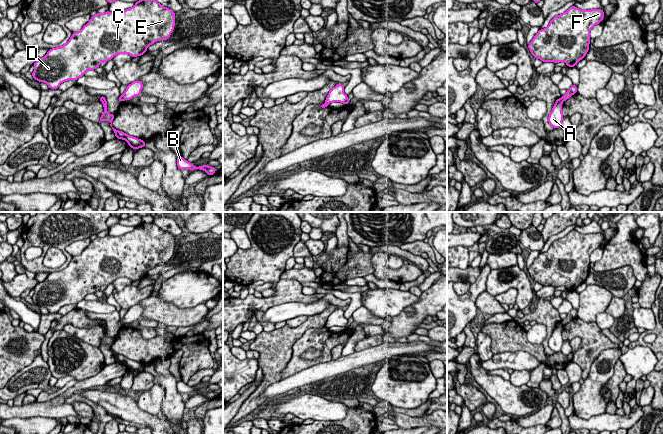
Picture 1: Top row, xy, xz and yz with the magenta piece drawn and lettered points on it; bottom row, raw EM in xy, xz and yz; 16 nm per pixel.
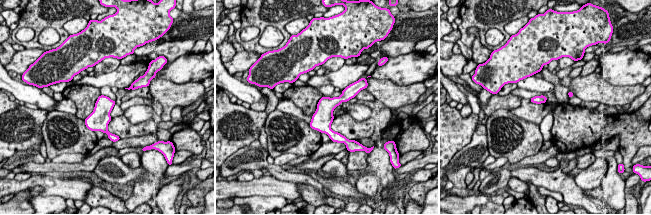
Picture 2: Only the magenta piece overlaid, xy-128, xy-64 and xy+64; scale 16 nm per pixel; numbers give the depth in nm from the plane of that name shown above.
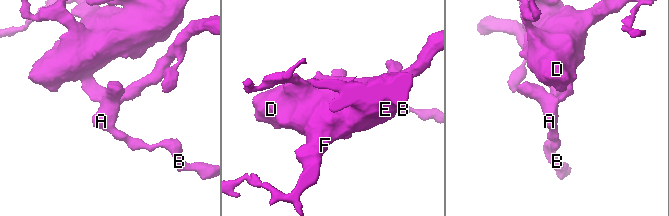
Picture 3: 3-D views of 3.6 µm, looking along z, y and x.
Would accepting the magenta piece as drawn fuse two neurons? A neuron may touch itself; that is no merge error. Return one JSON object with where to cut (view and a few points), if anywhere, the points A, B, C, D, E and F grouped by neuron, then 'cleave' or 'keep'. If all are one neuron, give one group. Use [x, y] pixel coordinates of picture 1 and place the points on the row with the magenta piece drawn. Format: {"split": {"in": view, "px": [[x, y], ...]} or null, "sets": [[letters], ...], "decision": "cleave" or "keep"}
{"split": {"in": "yz", "px": [[561, 98], [563, 101]]}, "sets": [["A", "B"], ["C", "D", "E", "F"]], "decision": "cleave"}

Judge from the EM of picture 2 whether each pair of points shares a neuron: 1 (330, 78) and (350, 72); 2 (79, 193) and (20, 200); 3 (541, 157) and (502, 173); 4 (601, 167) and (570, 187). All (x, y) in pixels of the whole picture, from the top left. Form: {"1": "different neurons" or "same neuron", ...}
{"1": "same neuron", "2": "different neurons", "3": "same neuron", "4": "different neurons"}

